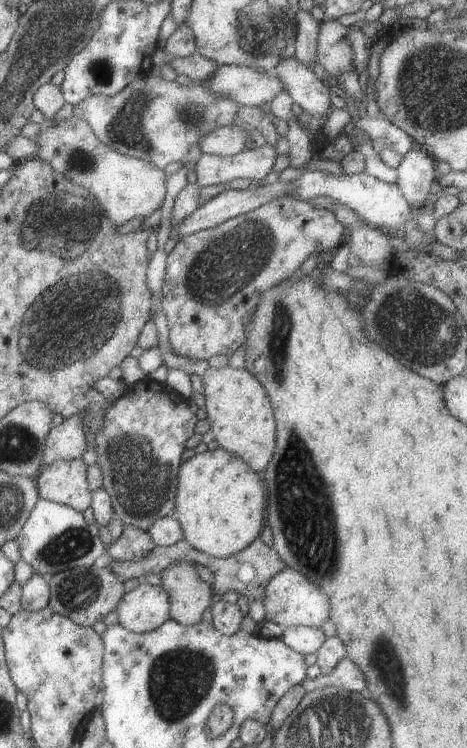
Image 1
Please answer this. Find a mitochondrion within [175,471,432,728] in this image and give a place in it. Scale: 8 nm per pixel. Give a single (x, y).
(385, 659)

